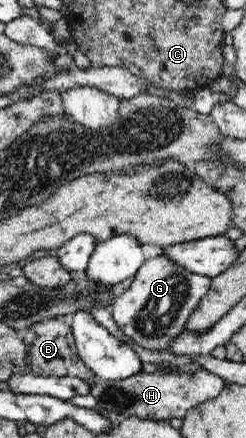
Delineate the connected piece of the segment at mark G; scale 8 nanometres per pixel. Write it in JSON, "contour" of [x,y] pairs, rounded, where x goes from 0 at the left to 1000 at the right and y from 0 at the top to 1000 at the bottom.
{"contour":[[[650,580],[577,603],[577,610],[553,621],[528,658],[488,676],[463,678],[443,705],[480,751],[512,769],[537,774],[553,788],[610,804],[667,804],[683,799],[687,783],[707,772],[736,767],[736,760],[752,753],[772,717],[797,705],[805,689],[837,674],[858,642],[862,635],[772,623],[748,616],[740,607],[715,607],[675,584]]]}

